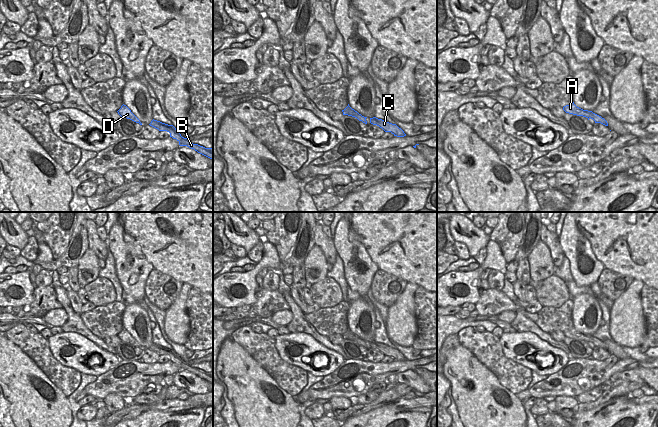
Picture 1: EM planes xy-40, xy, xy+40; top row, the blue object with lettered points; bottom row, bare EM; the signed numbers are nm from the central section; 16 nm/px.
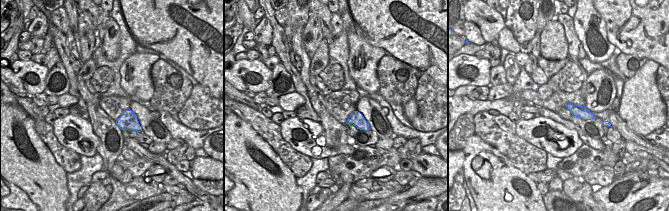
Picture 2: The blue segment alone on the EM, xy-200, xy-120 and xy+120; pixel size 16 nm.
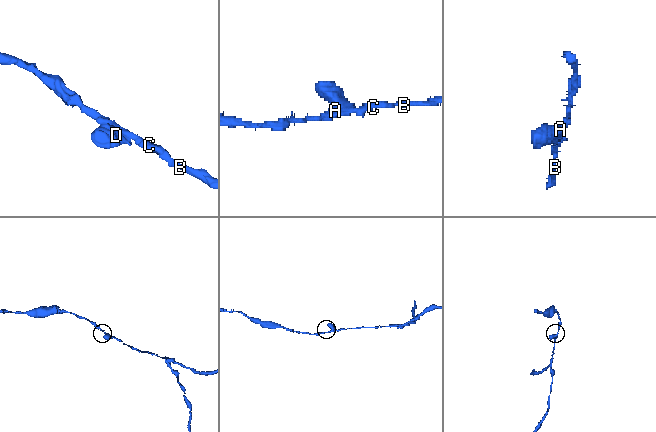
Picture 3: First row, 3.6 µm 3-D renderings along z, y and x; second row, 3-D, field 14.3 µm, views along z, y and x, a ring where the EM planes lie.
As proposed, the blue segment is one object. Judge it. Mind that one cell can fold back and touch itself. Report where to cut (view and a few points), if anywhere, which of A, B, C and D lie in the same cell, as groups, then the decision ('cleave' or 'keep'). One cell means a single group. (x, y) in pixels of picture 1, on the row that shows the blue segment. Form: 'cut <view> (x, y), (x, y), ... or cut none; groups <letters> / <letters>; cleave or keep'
cut xy (343, 113), (360, 115); groups A B C / D; cleave

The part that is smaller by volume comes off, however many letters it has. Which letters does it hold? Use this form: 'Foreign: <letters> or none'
Foreign: D

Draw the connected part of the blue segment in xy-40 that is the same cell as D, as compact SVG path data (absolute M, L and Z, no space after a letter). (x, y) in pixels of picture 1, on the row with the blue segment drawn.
M123 104L117 112L121 117L130 119L142 125L140 120L131 112L131 110L126 105Z

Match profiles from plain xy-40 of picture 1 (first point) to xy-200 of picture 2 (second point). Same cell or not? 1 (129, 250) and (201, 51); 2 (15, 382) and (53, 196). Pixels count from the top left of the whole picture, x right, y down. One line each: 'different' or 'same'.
1: different
2: same

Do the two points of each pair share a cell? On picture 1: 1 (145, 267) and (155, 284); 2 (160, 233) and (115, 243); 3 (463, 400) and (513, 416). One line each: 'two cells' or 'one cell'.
1: two cells
2: two cells
3: one cell

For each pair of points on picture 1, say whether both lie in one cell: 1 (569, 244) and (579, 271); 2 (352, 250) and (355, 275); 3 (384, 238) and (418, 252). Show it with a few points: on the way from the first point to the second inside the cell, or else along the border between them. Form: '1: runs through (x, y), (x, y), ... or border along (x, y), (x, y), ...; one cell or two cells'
1: runs through (576, 251), (577, 264); one cell
2: runs through (354, 256), (355, 269); one cell
3: runs through (394, 231), (404, 231), (415, 242); one cell

